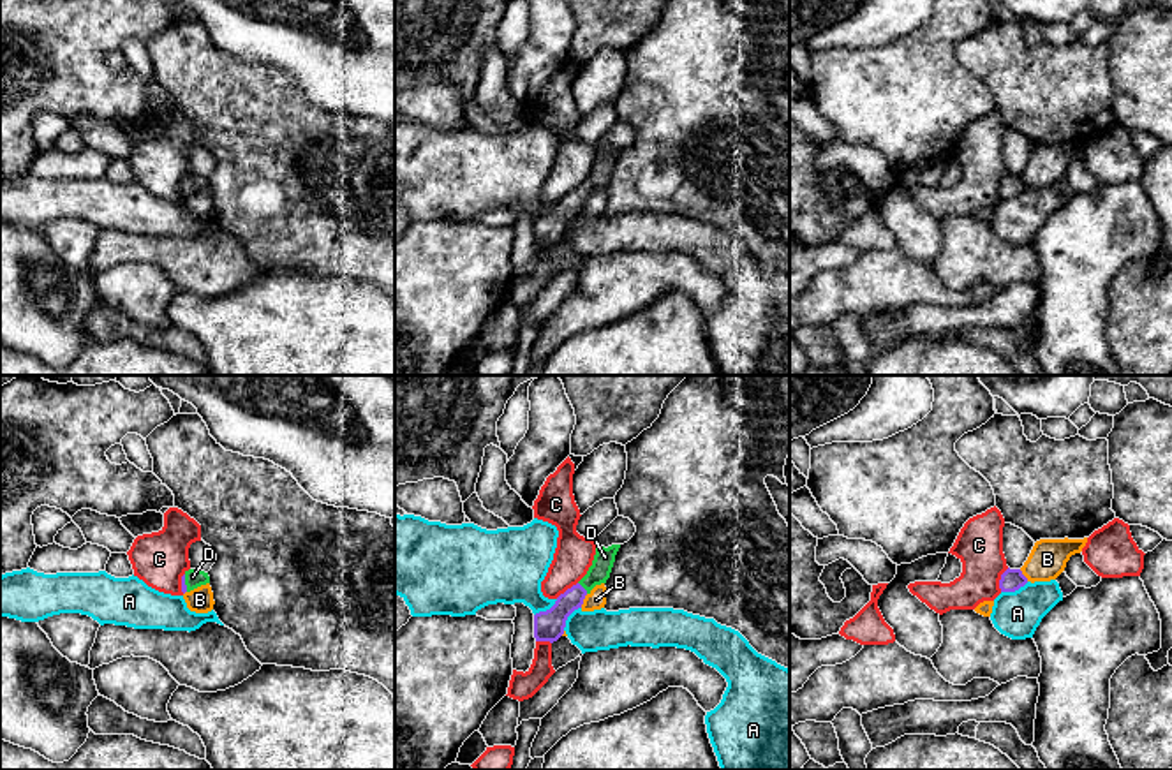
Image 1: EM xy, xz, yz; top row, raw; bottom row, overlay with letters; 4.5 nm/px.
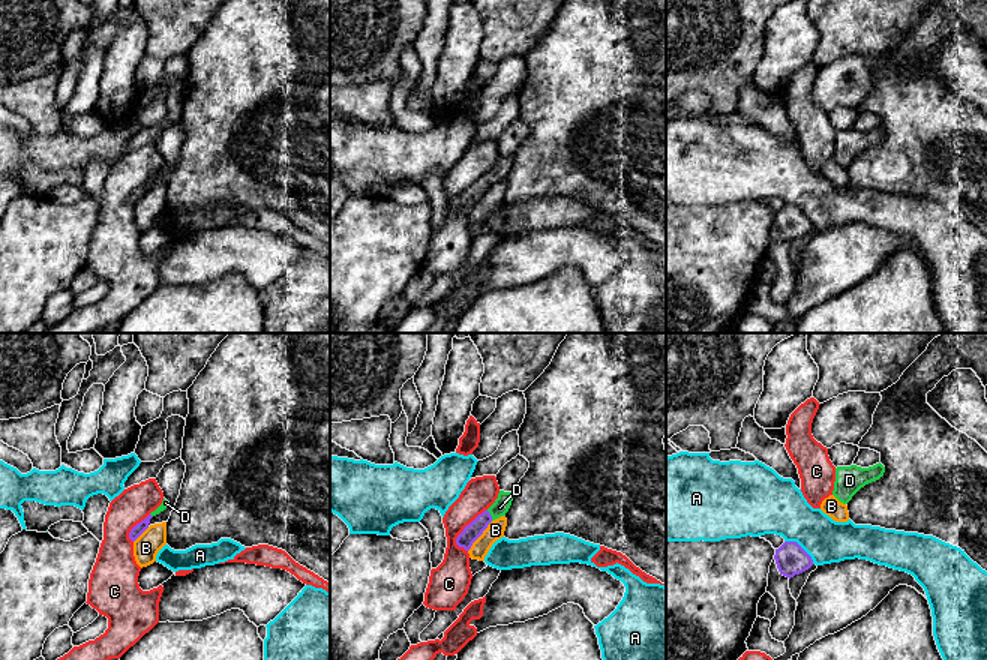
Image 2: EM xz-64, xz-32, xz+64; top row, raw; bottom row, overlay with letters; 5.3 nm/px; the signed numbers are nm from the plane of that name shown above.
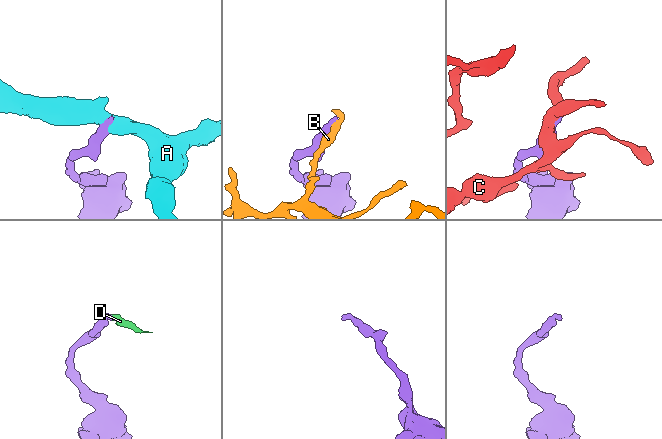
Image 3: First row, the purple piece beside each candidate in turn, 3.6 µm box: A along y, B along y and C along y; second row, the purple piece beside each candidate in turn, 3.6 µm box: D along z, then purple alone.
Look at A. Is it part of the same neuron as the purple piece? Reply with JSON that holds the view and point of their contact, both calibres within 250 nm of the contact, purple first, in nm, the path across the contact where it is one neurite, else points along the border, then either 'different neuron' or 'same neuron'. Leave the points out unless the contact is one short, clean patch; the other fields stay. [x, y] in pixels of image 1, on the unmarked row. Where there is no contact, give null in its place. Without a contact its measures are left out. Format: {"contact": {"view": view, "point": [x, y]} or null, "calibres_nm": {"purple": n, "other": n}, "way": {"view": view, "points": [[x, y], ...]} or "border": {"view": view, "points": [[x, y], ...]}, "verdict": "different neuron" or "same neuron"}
{"contact": {"view": "xz", "point": [568, 221]}, "calibres_nm": {"purple": 140, "other": 190}, "border": {"view": "xz", "points": [[580, 212], [568, 222], [563, 235]]}, "verdict": "different neuron"}

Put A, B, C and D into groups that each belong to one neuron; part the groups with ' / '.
A / B / C / D

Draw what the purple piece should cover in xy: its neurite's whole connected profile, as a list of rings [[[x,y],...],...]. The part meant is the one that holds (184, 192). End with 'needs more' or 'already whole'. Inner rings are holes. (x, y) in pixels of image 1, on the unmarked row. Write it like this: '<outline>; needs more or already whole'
[[[189,174],[185,176],[185,180],[182,181],[182,197],[190,197],[201,190],[210,189],[210,181],[204,176],[199,174]]]; needs more

